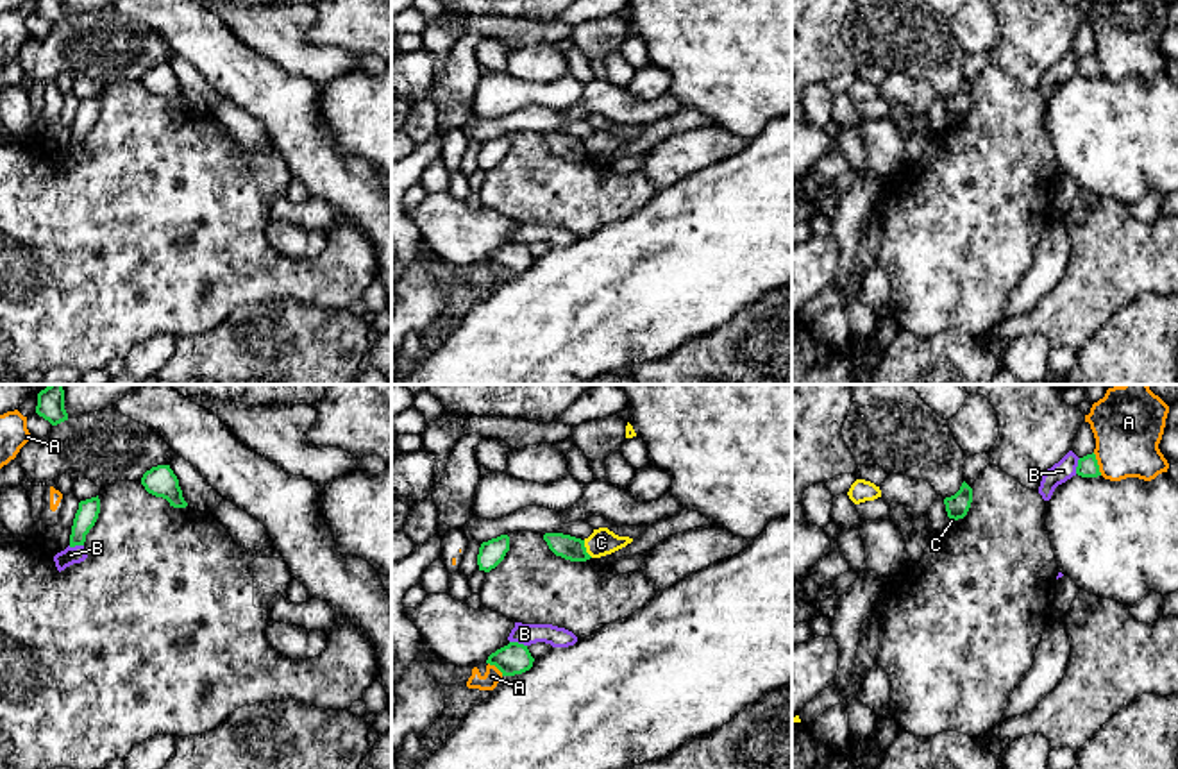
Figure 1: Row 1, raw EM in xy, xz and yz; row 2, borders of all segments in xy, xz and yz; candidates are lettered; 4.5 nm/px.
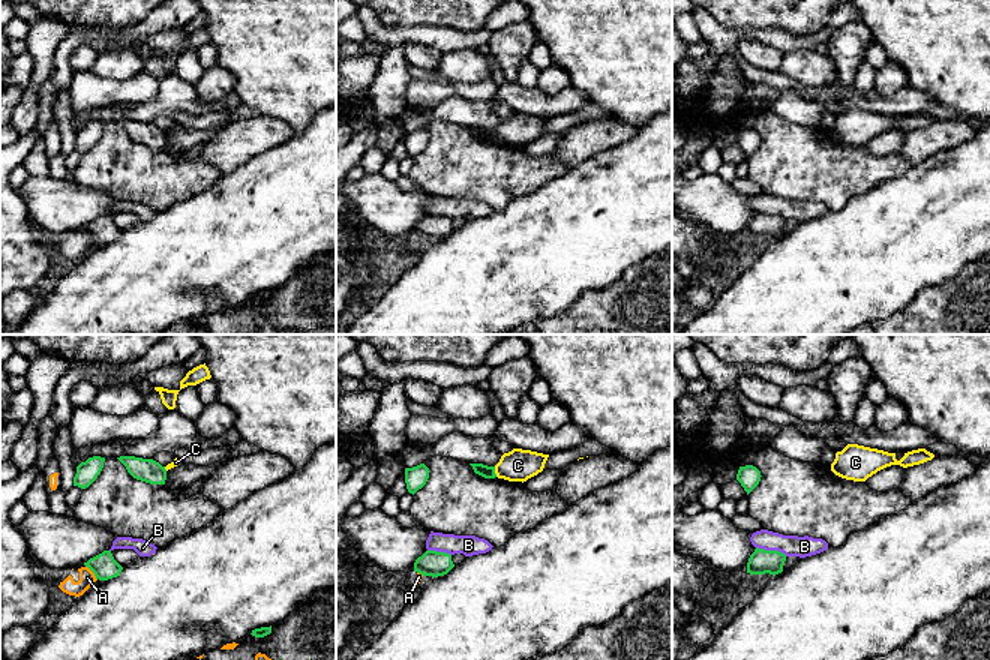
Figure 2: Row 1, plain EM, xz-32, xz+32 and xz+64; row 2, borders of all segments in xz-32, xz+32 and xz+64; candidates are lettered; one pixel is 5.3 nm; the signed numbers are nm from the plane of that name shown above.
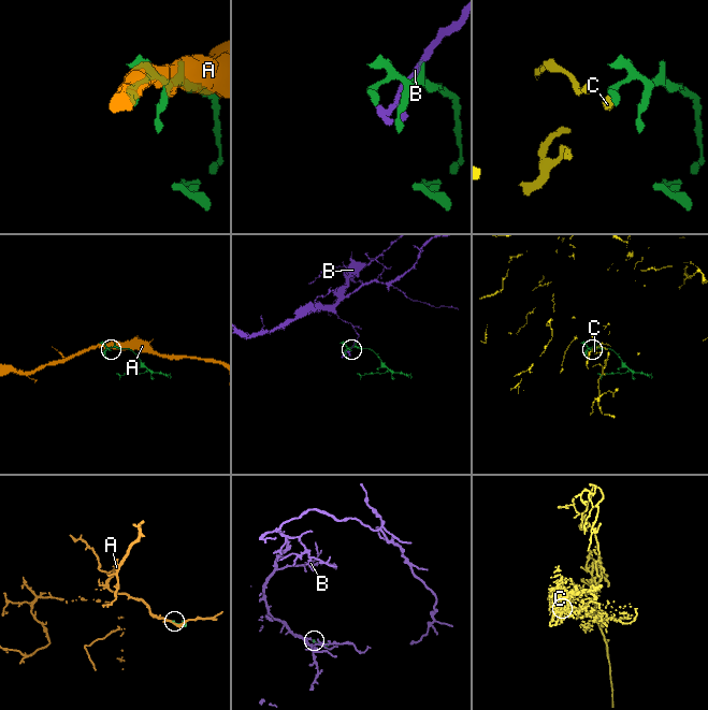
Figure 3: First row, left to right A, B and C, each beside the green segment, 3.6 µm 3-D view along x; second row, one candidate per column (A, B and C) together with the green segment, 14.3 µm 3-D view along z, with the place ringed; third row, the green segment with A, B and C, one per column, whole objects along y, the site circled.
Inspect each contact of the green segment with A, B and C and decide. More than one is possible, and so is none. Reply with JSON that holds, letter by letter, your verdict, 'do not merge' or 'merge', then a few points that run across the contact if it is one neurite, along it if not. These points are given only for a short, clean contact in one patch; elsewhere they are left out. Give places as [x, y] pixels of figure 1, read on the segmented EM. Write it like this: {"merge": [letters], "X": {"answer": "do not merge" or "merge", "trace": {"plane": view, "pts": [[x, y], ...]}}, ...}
{"merge": [], "A": {"answer": "do not merge"}, "B": {"answer": "do not merge"}, "C": {"answer": "do not merge", "trace": {"plane": "xz", "pts": [[583, 540], [585, 549], [592, 557]]}}}

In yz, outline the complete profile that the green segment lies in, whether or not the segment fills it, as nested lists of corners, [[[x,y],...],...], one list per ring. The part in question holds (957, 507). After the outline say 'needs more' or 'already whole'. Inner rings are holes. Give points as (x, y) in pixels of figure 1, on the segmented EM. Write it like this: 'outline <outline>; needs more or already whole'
outline [[[963,481],[960,490],[944,499],[947,517],[953,520],[963,519],[972,503],[972,488]]]; already whole

